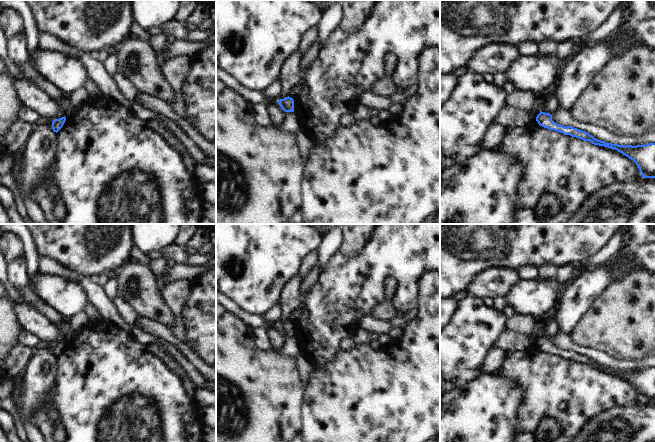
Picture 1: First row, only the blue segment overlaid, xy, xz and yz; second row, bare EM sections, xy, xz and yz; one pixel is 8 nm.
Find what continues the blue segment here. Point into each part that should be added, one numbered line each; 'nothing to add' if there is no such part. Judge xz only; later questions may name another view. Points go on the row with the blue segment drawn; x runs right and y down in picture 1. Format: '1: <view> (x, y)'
nothing to add

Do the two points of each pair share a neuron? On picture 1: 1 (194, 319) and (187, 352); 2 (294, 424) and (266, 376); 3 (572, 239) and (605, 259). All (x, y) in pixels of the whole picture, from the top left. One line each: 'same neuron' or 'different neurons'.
1: different neurons
2: same neuron
3: different neurons

